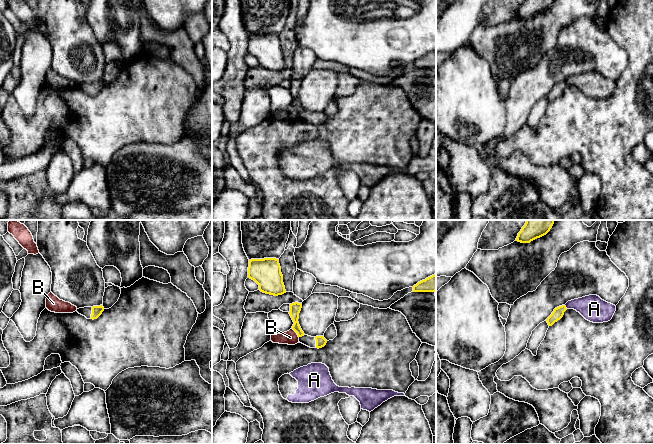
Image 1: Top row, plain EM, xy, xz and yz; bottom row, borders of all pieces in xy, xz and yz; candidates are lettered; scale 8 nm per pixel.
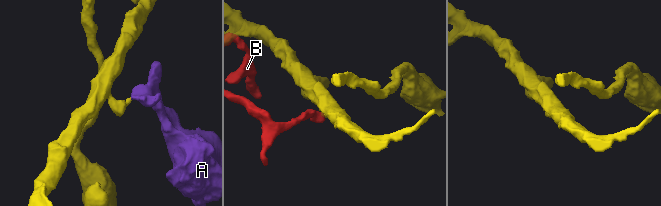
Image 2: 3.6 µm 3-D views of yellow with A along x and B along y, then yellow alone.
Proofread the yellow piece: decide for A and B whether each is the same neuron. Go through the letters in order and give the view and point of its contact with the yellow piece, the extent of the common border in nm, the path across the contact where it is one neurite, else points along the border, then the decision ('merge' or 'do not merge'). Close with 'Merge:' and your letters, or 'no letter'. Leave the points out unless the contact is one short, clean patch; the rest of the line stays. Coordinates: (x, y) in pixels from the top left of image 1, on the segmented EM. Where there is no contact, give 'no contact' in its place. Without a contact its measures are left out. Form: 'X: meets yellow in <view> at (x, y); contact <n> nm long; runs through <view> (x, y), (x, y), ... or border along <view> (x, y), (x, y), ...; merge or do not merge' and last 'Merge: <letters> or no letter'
A: meets yellow in yz at (565, 307); contact 40 nm long; border along yz (564, 305), (567, 308); do not merge
B: meets yellow in xz at (296, 332); contact 90 nm long; do not merge
Merge: no letter

